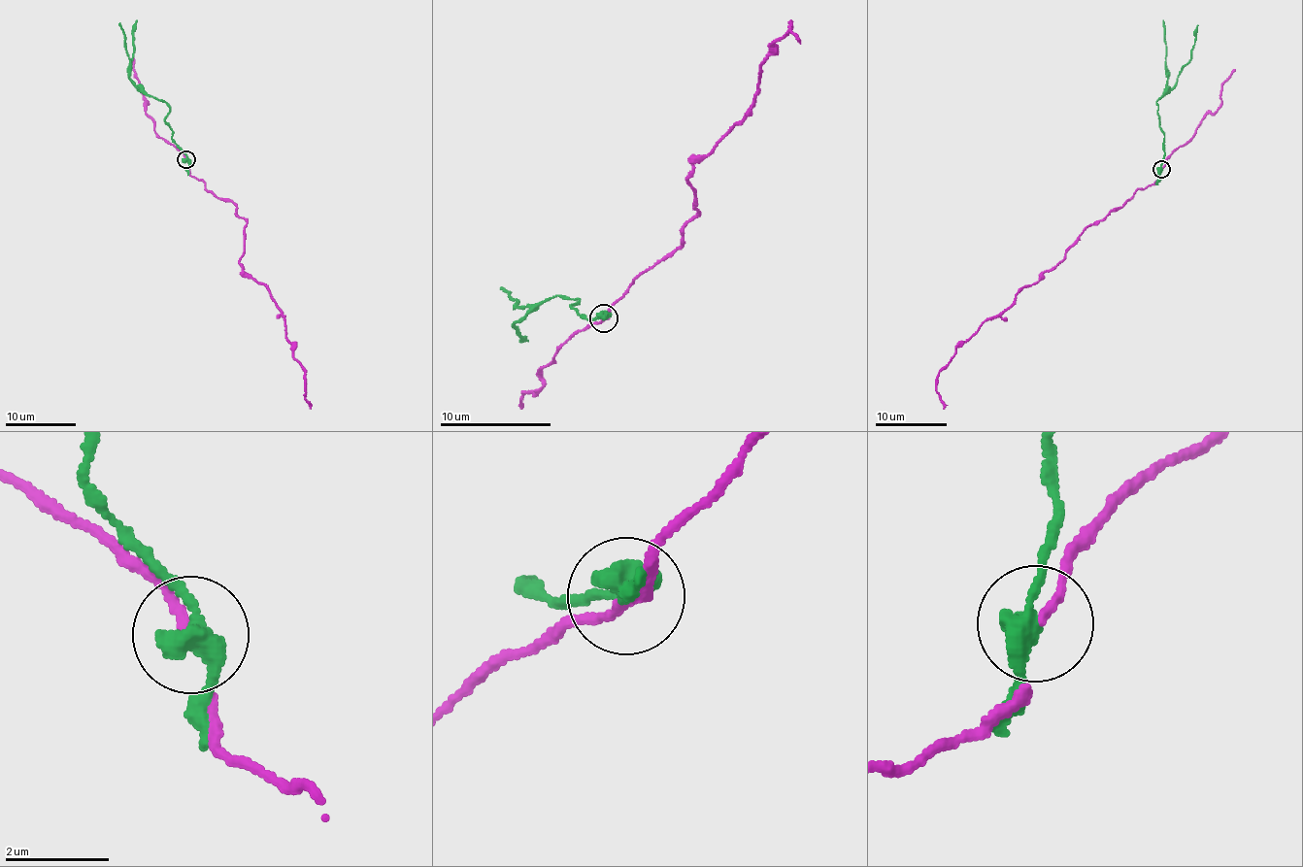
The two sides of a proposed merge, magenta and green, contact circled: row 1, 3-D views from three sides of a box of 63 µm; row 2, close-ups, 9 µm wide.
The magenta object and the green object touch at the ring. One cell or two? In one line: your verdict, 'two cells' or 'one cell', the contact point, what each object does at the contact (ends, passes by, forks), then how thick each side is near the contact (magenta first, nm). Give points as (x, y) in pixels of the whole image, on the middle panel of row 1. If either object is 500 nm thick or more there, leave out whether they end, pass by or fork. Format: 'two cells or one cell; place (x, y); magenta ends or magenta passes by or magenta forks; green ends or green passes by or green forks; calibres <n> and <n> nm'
two cells; place (604, 318); magenta passes by; green passes by; calibres 120 and 420 nm

